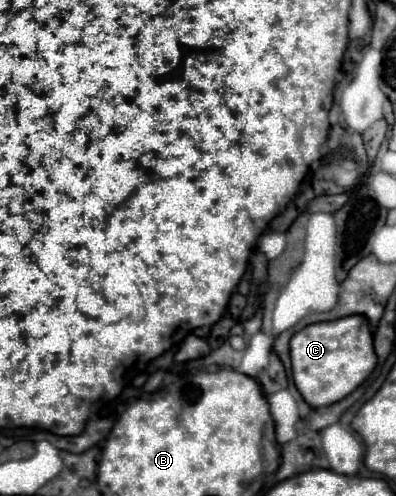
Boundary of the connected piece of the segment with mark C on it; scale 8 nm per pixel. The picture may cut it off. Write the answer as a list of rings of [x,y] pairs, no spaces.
[[[343,316],[341,320],[305,326],[291,338],[293,382],[313,408],[329,406],[351,394],[377,366],[373,334],[365,316]]]

